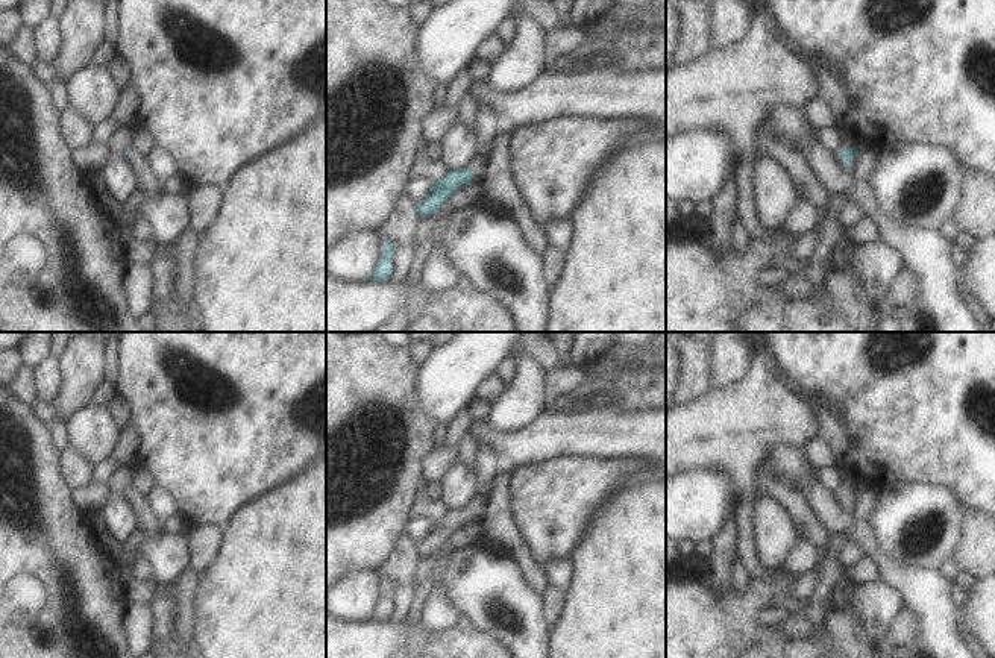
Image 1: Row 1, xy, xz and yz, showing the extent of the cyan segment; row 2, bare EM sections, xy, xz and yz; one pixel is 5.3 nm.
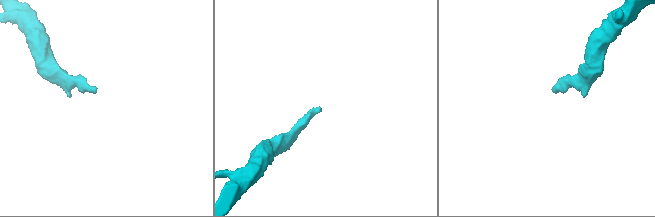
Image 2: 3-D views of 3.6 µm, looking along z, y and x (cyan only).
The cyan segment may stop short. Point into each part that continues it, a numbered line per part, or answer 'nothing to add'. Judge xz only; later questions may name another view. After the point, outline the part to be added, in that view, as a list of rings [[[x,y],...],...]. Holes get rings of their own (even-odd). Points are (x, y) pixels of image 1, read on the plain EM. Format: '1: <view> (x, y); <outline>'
1: xz (477, 502); [[[473,496],[469,500],[469,506],[473,509],[473,523],[481,522],[481,508],[484,505],[484,496]]]

